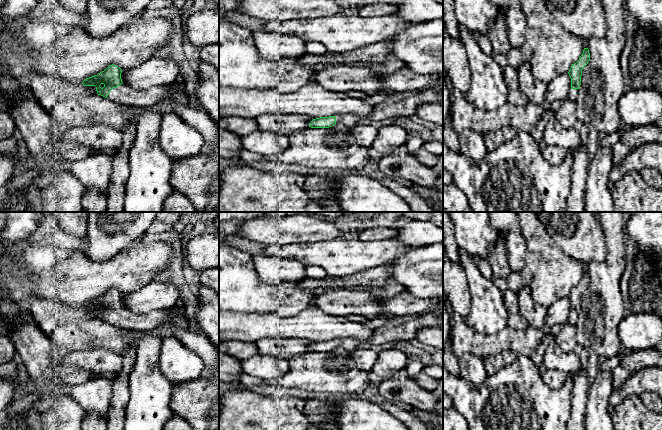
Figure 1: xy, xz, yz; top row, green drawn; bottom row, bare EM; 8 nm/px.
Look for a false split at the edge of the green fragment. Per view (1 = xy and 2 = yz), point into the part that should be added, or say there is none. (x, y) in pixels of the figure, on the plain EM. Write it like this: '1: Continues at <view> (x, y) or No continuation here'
1: Continues at xy (123, 318)
2: Continues at yz (573, 317)

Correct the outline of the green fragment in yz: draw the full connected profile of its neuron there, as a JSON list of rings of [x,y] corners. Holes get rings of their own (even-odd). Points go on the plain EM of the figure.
[[[584,272],[579,284],[572,288],[568,298],[571,302],[571,313],[569,315],[568,323],[572,325],[577,324],[578,314],[581,309],[581,299],[583,292],[590,285],[590,277],[588,272]]]

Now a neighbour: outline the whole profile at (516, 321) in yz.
[[[510,290],[504,292],[504,300],[509,314],[508,326],[515,330],[525,330],[529,324],[526,319],[519,313],[518,294]]]

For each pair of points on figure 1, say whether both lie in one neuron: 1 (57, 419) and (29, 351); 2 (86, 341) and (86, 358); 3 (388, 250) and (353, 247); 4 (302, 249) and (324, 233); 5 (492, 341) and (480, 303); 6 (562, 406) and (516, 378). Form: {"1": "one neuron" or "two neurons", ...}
{"1": "one neuron", "2": "two neurons", "3": "one neuron", "4": "two neurons", "5": "two neurons", "6": "one neuron"}

